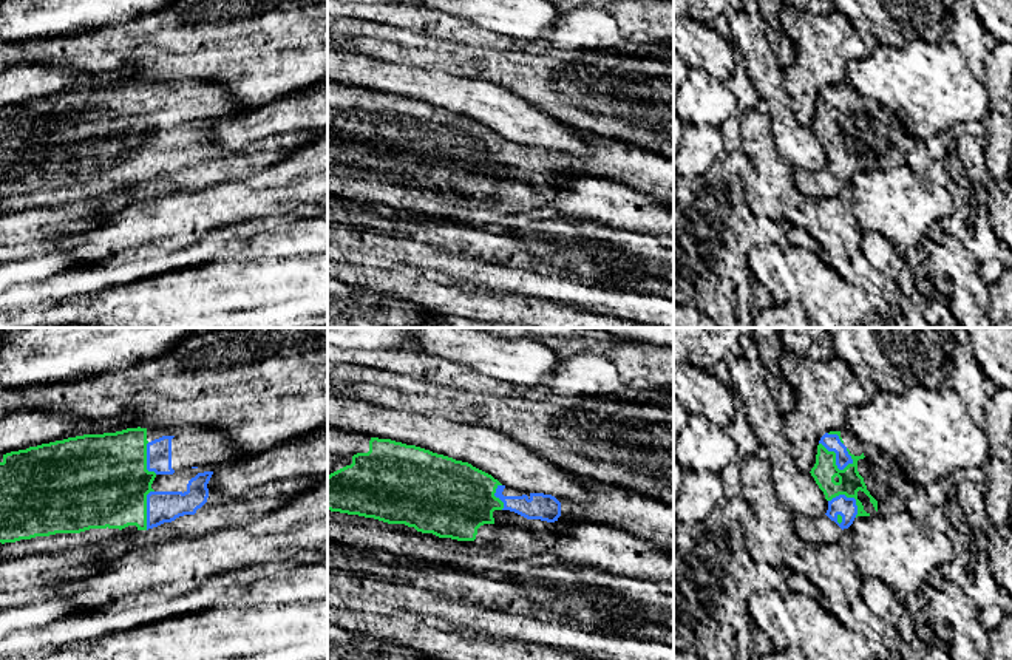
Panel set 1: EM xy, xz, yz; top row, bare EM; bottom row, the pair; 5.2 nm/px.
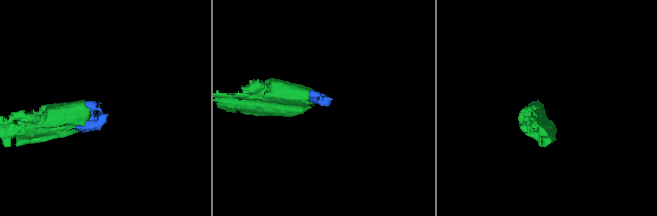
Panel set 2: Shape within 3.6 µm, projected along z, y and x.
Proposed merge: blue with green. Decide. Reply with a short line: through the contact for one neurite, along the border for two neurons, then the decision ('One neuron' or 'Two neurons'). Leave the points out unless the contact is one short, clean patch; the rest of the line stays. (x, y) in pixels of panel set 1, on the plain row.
One neuron

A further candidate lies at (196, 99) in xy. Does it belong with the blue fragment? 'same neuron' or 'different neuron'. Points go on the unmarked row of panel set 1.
same neuron

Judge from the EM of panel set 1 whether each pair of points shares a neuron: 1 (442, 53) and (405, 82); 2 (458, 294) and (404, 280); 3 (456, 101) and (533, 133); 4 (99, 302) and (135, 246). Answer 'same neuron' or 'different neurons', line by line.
1: different neurons
2: same neuron
3: same neuron
4: different neurons

